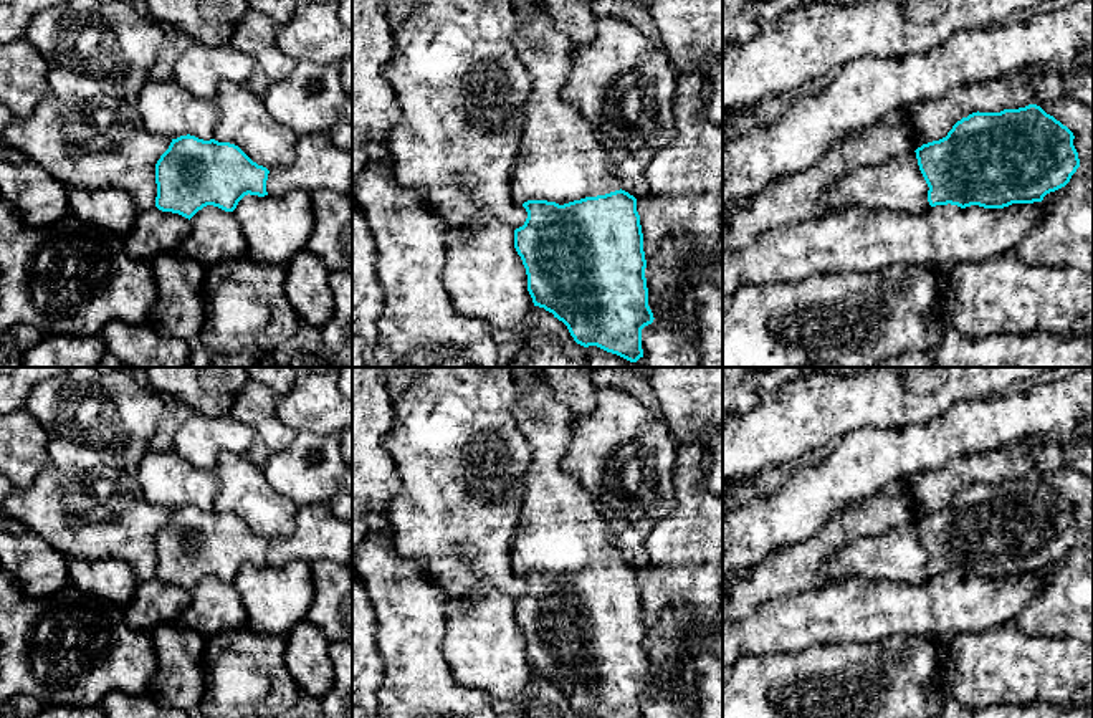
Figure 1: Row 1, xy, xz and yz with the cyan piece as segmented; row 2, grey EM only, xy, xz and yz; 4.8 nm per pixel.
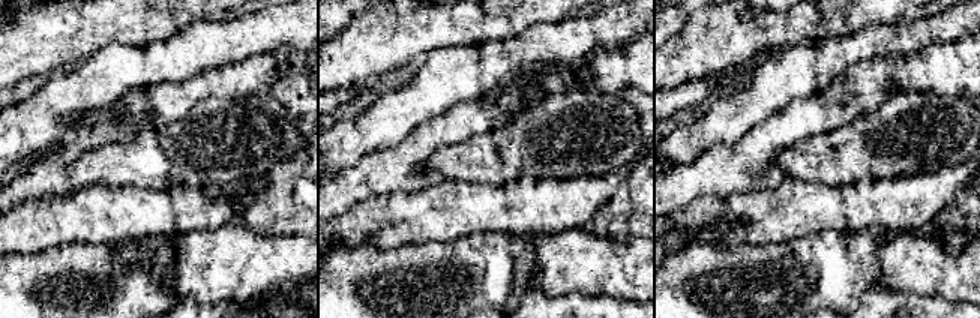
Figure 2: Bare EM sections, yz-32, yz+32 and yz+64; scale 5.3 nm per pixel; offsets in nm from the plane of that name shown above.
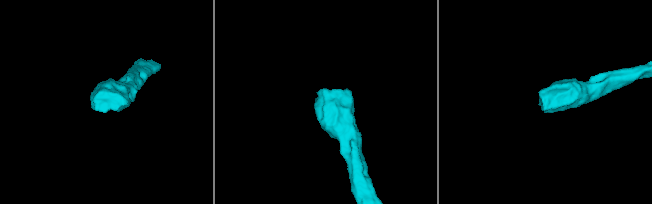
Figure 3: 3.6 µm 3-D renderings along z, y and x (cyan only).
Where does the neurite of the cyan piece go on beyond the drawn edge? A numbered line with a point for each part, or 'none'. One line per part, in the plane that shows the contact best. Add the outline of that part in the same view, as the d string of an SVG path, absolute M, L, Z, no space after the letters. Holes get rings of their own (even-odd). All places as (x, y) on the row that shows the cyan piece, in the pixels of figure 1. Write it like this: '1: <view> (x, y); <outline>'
1: xz (561, 161); M536 0L531 10L514 15L513 45L531 76L531 91L524 104L521 156L513 170L513 200L516 203L547 200L564 205L620 190L620 182L610 172L607 156L595 141L590 126L579 109L562 98L574 51L569 36L554 26L542 0Z

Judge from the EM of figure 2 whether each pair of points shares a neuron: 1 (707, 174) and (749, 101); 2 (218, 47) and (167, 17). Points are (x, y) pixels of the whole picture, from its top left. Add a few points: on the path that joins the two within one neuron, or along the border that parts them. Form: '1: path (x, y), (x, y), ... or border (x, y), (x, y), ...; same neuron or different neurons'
1: border (755, 125), (734, 143), (713, 144), (694, 159); different neurons
2: border (219, 17), (192, 21), (167, 39), (153, 41); different neurons

